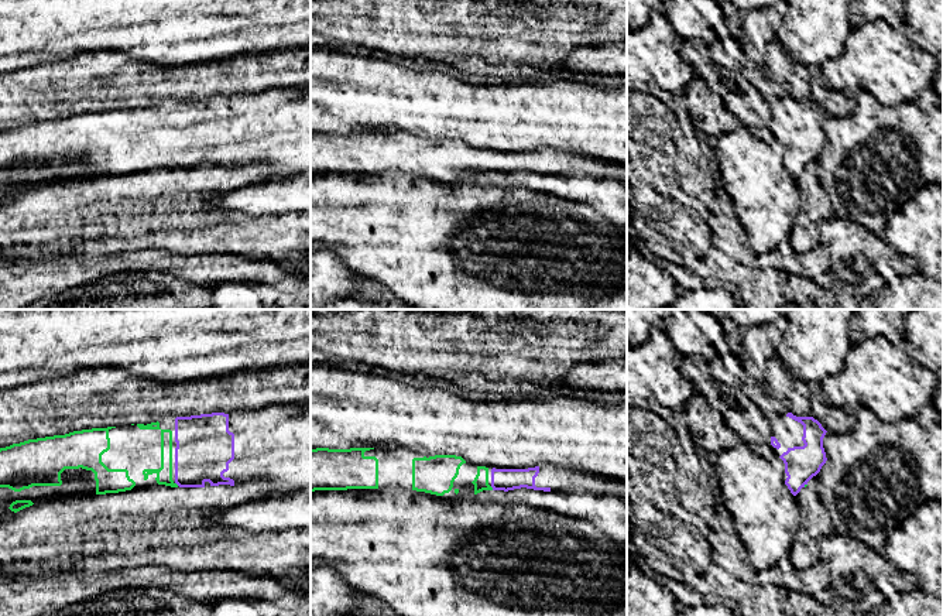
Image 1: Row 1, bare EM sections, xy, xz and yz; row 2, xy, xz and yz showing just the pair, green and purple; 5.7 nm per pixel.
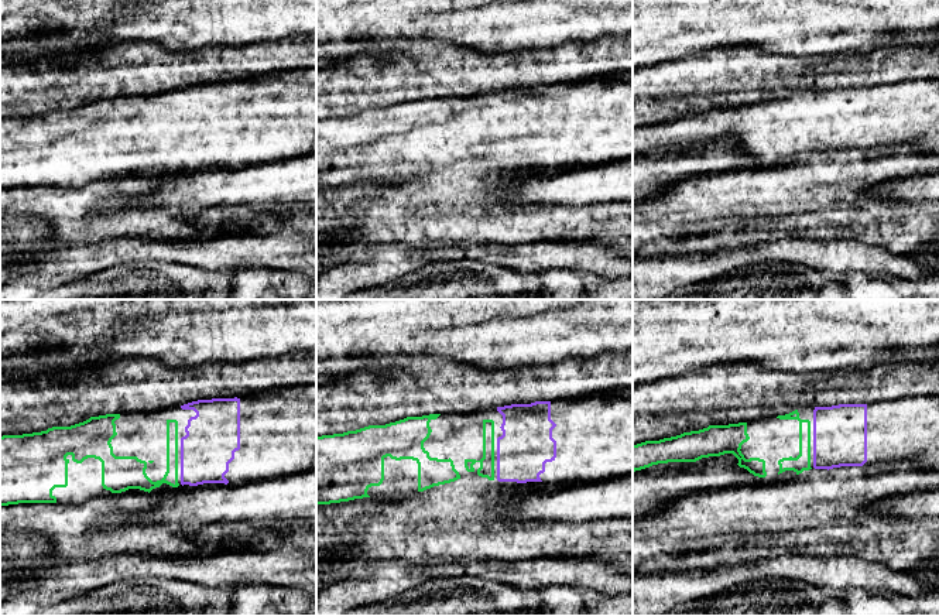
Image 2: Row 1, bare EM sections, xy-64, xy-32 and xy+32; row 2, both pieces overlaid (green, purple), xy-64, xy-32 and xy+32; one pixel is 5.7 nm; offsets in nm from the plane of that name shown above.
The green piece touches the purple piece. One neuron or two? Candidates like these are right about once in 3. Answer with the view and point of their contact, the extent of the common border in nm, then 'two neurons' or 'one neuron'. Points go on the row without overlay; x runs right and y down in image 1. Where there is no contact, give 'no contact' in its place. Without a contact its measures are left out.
contact xz (491, 171); length 30 nm; one neuron

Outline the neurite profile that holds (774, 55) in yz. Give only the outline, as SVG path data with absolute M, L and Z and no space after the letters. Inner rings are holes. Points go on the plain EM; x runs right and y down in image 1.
M776 40L768 44L762 66L762 72L789 96L796 100L813 100L826 114L843 117L855 110L854 97L827 86L819 66L796 64L783 52Z

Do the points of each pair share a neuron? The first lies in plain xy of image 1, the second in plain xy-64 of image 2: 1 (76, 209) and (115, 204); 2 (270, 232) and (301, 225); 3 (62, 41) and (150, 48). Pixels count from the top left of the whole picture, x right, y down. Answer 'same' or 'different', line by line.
1: different
2: same
3: different

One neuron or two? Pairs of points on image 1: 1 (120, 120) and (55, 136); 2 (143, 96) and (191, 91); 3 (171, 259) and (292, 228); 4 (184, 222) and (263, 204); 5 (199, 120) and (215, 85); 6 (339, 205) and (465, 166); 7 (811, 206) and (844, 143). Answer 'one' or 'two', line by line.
1: one
2: one
3: two
4: two
5: two
6: two
7: two

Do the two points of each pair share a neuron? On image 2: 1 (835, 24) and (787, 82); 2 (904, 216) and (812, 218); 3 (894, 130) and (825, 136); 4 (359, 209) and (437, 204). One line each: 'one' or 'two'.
1: two
2: one
3: one
4: one

